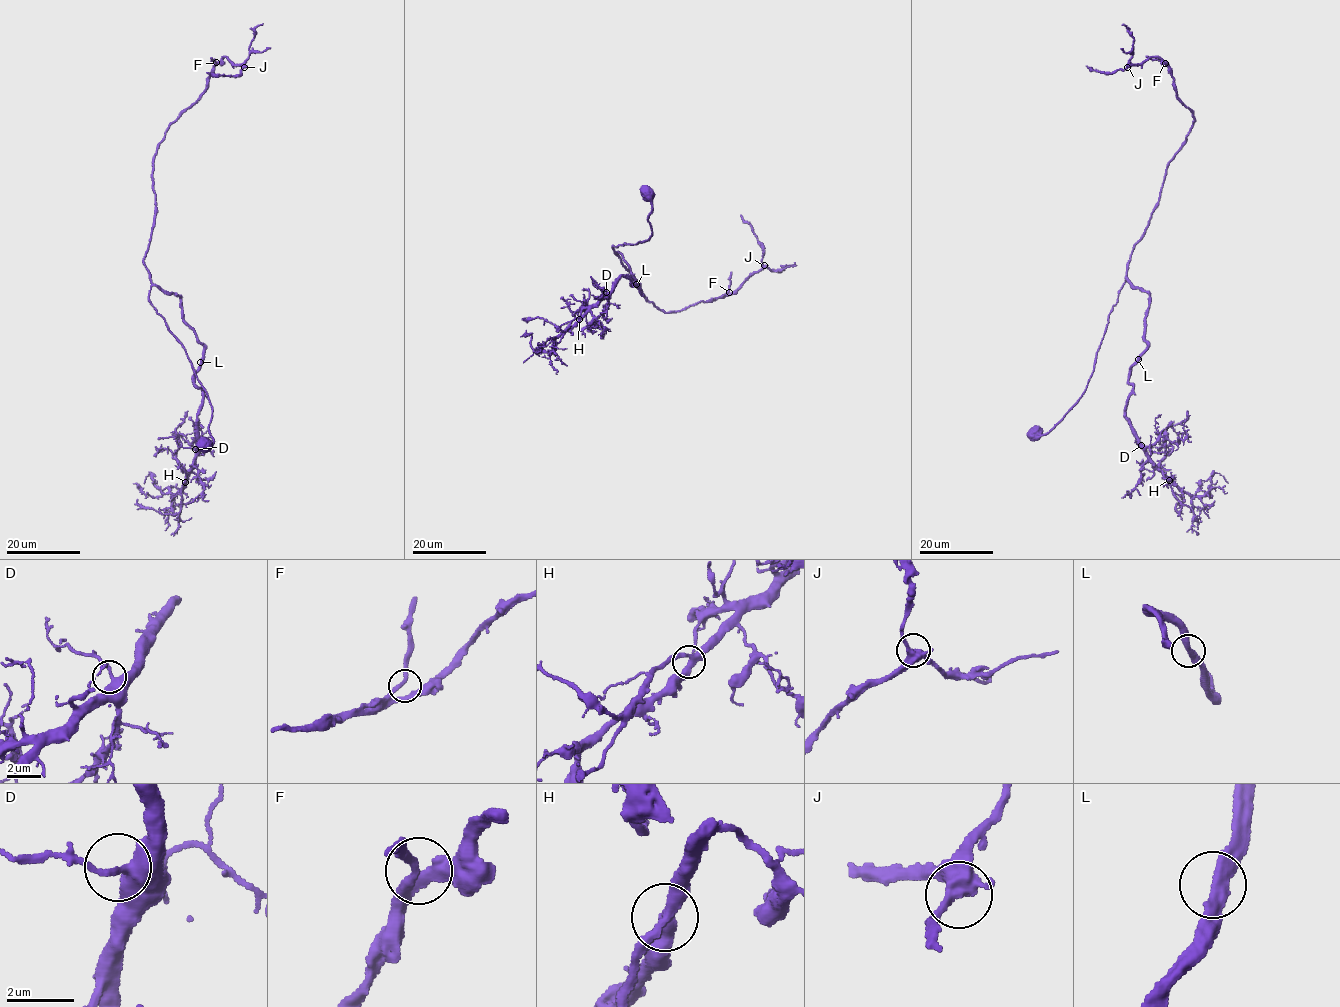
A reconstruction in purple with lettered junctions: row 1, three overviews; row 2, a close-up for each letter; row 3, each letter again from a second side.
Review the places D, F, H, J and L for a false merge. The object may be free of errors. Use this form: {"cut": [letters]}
{"cut": []}

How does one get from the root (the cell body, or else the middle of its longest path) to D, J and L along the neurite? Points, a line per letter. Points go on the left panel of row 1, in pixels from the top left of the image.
D: (150, 279), (180, 296), (183, 319), (203, 346), (195, 372), (195, 384), (203, 397), (195, 449)
J: (150, 279), (143, 258), (156, 208), (157, 146), (206, 88), (224, 57), (244, 67)
L: (150, 279), (163, 290), (180, 296), (183, 319), (203, 346), (200, 362)

